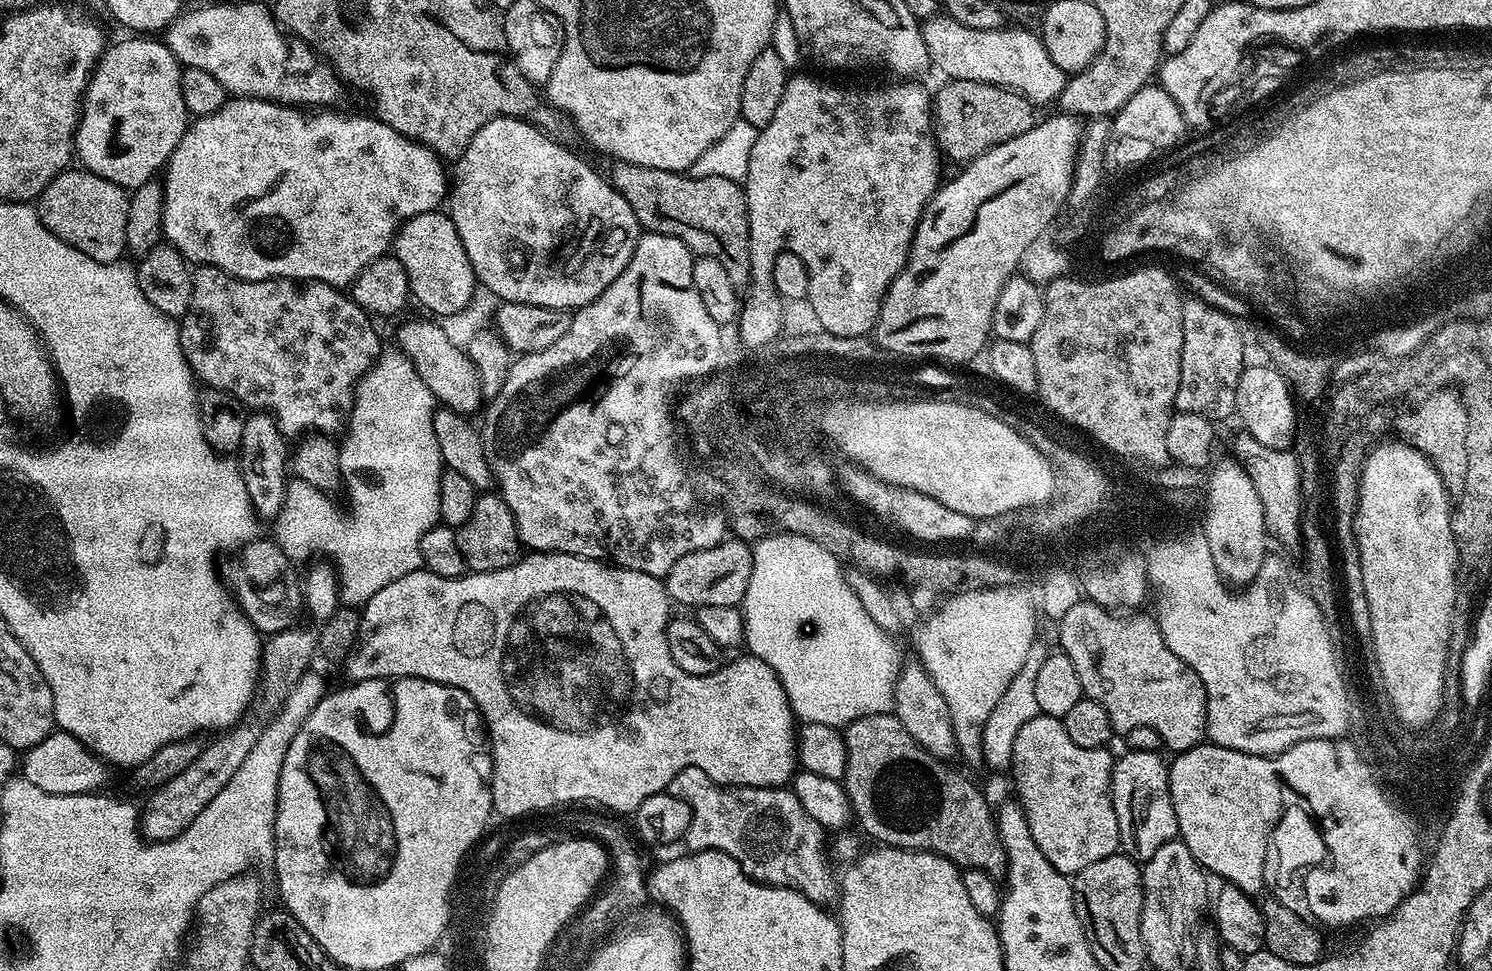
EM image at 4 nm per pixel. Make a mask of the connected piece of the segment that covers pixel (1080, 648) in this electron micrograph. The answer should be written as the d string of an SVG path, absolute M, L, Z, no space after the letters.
M1087 598L1081 599L1058 621L1059 647L1068 655L1070 662L1074 662L1085 697L1098 702L1098 706L1110 714L1113 733L1127 734L1137 726L1150 726L1150 730L1158 730L1158 734L1162 734L1167 751L1179 754L1205 743L1208 731L1206 686L1202 686L1202 678L1198 678L1196 671L1182 662L1170 646L1166 646L1159 623L1153 617L1151 620L1148 616L1136 615L1140 614L1117 614Z

